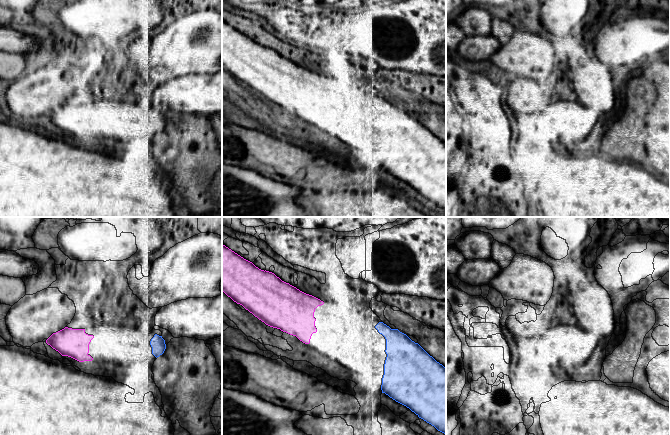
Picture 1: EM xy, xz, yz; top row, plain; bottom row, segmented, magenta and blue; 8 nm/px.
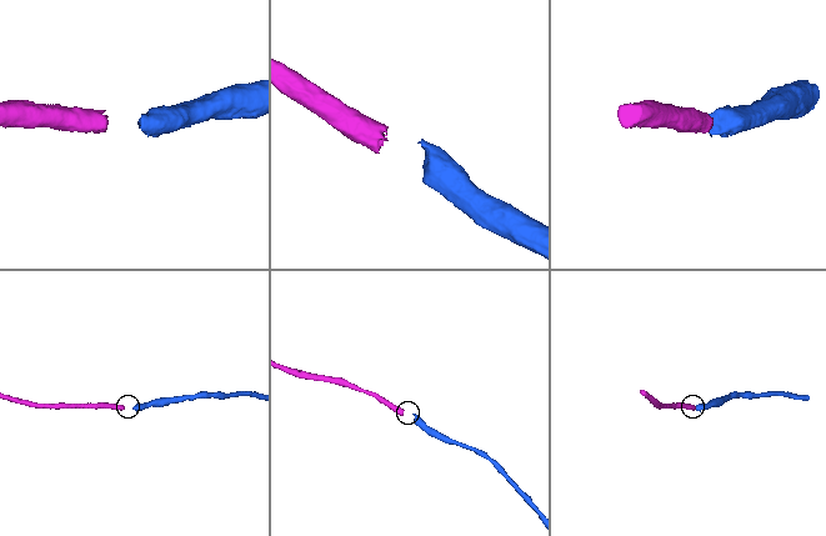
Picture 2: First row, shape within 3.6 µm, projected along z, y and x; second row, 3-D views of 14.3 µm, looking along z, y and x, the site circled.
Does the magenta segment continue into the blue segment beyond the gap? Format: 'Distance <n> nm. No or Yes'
Distance 460 nm. Yes

